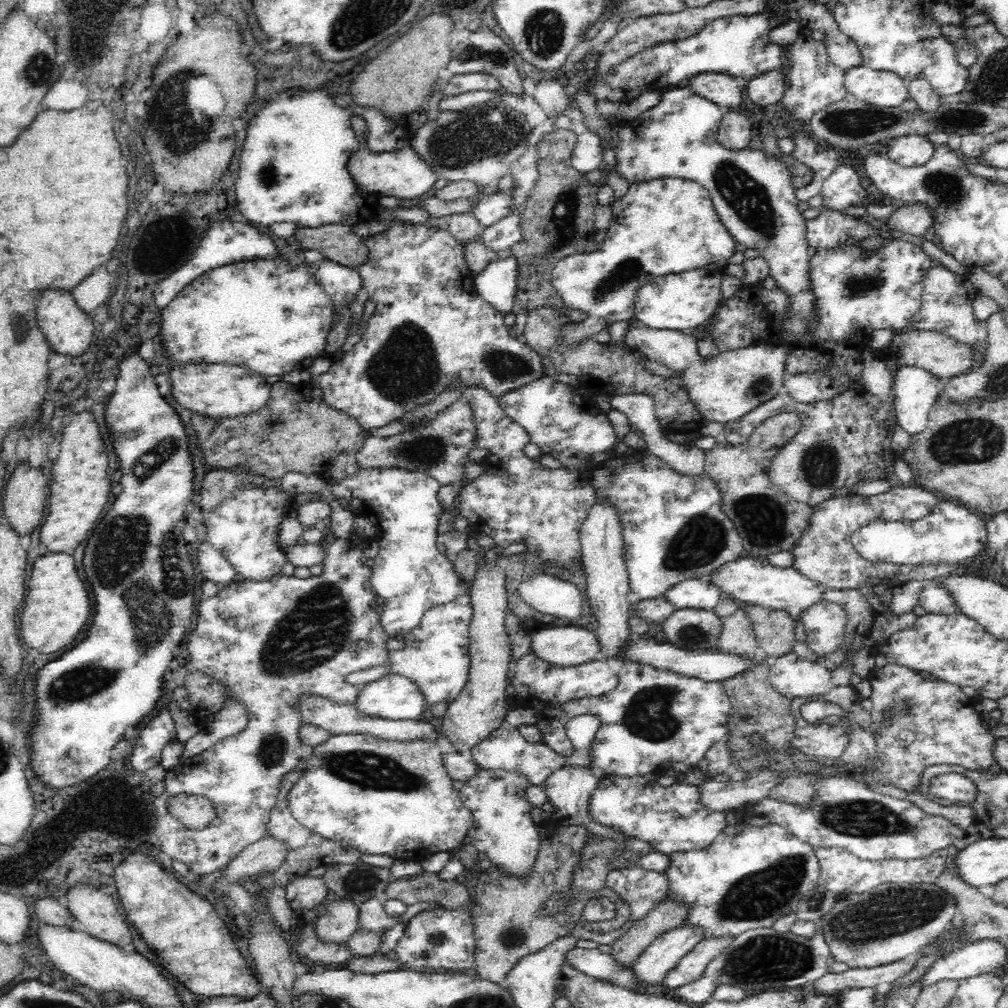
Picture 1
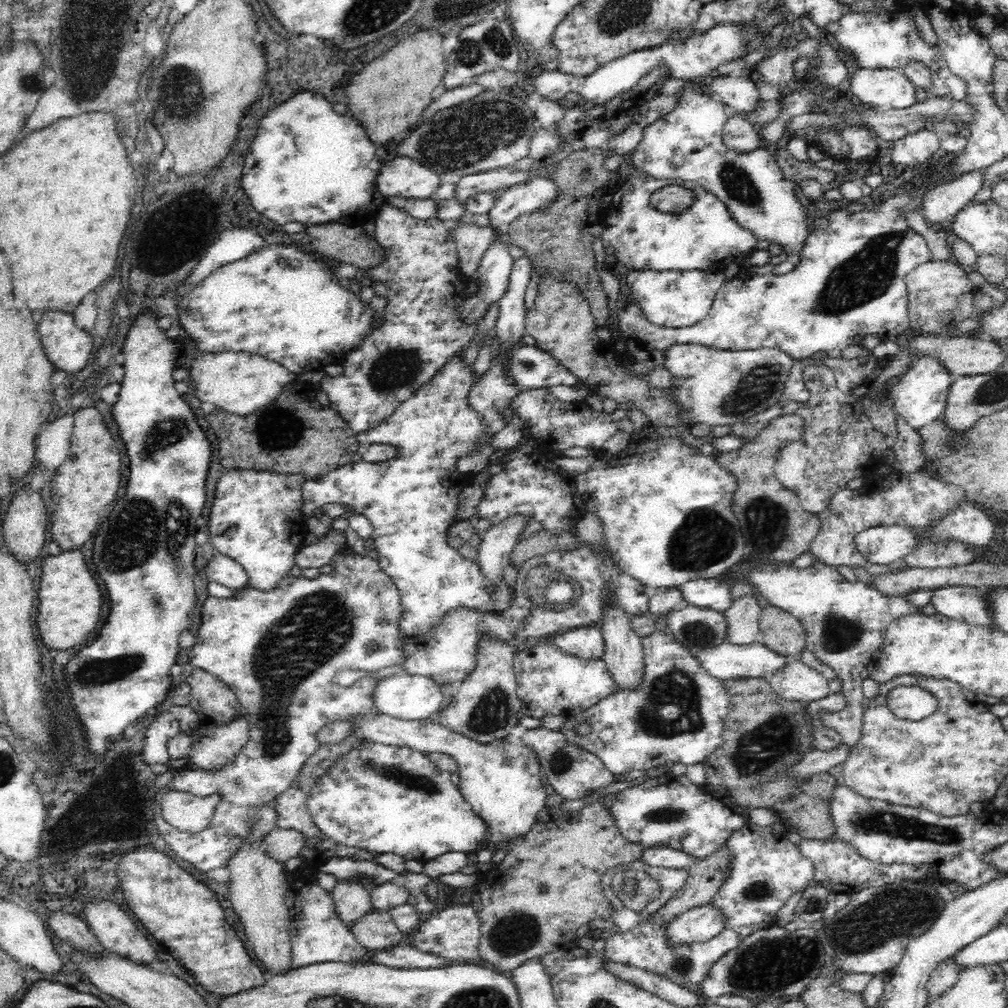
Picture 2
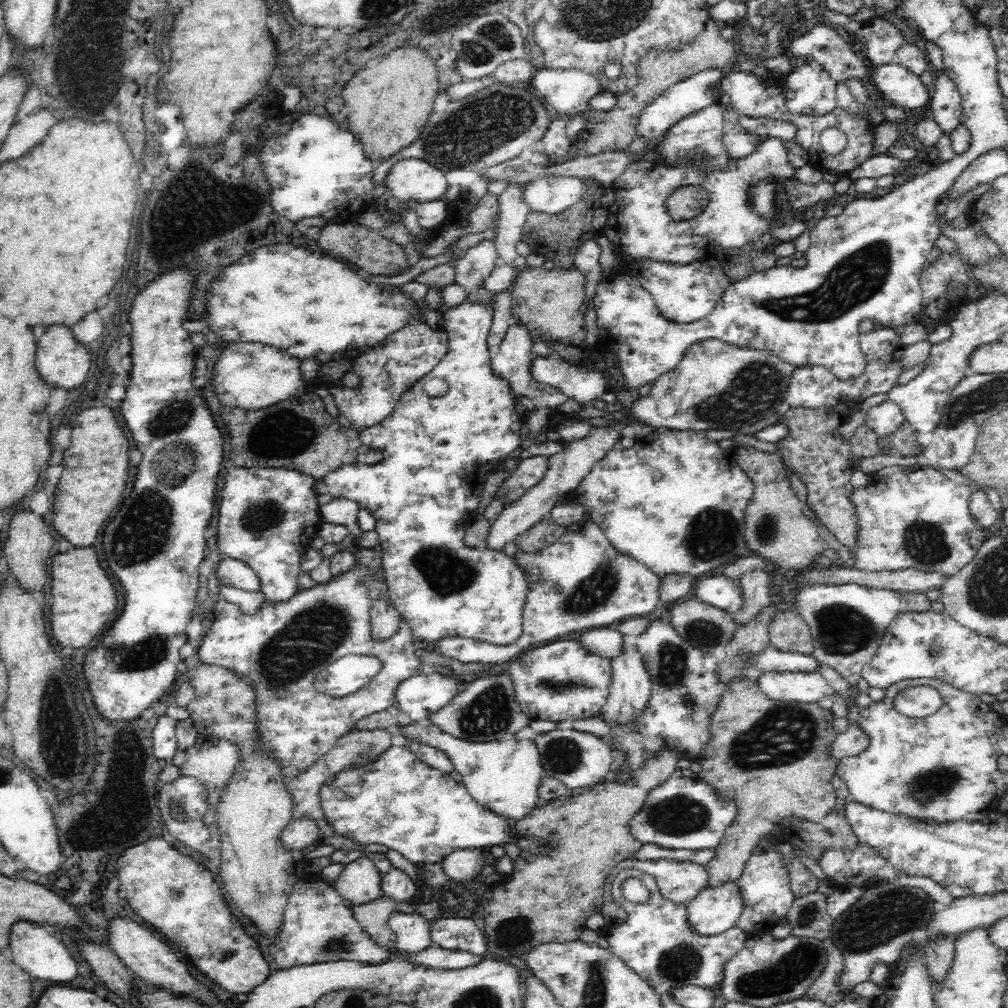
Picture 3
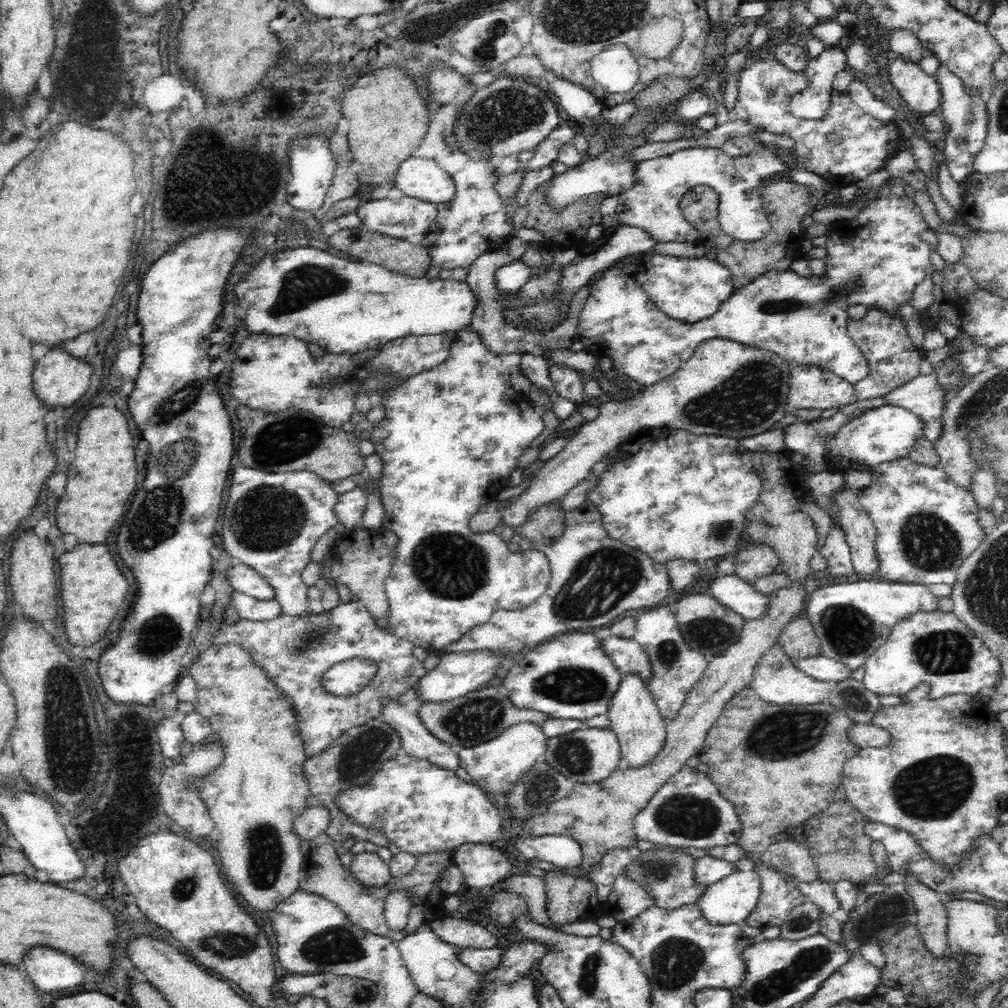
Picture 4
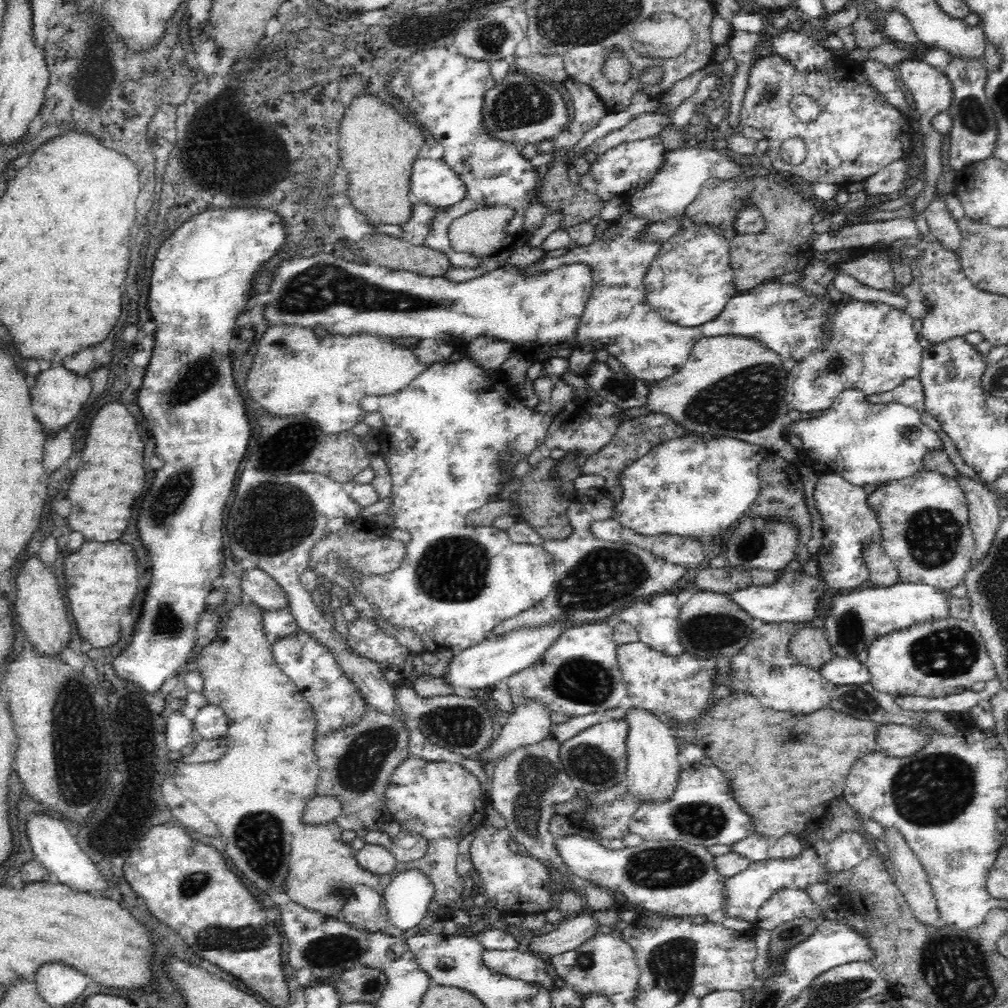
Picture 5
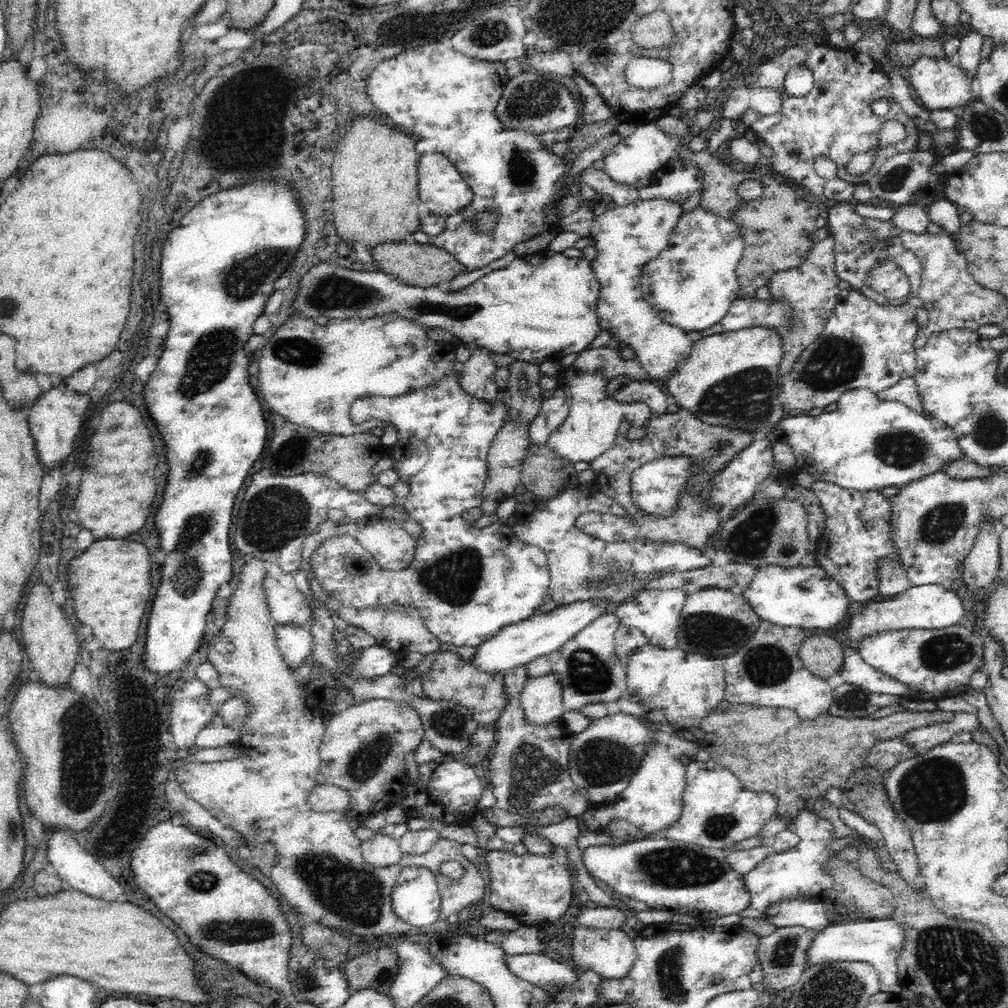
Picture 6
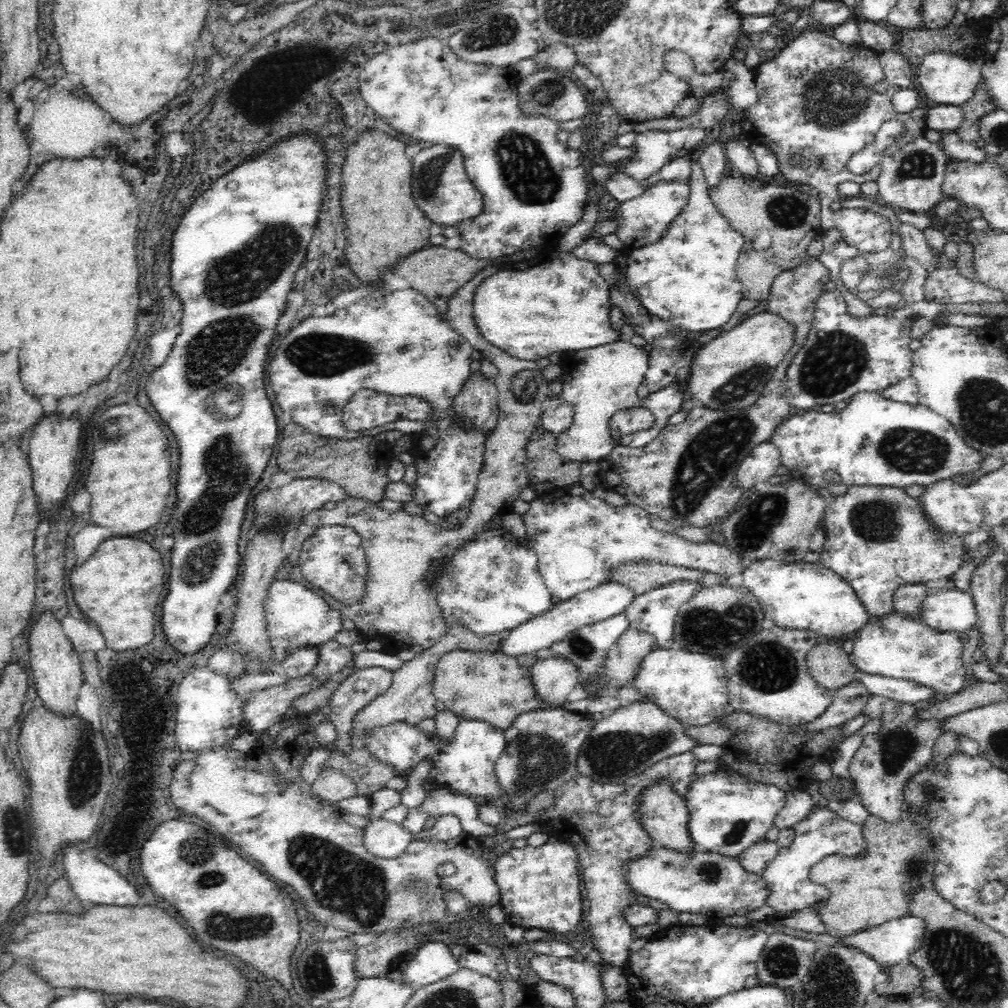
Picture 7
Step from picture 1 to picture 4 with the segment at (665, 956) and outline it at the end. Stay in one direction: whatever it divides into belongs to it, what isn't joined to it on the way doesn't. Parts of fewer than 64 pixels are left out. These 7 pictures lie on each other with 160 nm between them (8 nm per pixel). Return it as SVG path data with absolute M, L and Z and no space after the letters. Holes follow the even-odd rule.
M738 868L731 876L708 885L698 905L712 923L741 925L756 908L760 894L761 873L754 868Z

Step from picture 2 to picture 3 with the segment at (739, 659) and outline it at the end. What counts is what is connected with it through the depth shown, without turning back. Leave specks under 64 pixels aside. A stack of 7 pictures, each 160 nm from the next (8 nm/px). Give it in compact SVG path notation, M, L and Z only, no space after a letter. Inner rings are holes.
M766 648L760 656L756 656L752 666L756 675L762 671L780 671L795 673L820 673L820 661L812 654L800 654L799 652L780 652L774 648Z

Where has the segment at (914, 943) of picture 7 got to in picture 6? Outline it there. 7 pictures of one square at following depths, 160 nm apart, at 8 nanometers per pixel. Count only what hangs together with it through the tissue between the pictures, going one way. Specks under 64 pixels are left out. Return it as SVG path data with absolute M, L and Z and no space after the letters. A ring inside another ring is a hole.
M894 918L832 923L822 932L816 933L814 942L808 950L808 965L835 960L867 962L879 974L881 990L888 994L897 994L904 989L898 976L898 960L904 950L904 942L906 942L906 926Z

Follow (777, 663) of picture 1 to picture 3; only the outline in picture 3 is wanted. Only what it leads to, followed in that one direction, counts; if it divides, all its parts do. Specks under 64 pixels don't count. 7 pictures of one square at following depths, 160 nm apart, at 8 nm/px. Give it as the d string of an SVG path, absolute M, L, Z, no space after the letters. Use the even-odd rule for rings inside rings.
M762 671L754 676L762 694L785 703L817 703L835 690L822 673Z

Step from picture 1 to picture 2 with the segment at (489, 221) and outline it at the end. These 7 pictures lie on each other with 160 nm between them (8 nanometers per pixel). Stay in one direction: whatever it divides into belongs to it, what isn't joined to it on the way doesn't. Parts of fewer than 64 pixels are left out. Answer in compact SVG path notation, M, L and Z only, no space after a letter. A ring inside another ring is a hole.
M537 178L526 184L512 186L498 198L490 210L492 226L510 224L521 214L532 214L552 205L560 198L560 189L552 179Z

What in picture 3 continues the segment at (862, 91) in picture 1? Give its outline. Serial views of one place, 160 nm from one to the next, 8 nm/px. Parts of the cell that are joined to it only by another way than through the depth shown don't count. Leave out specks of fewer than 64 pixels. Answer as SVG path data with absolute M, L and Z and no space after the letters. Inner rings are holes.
M882 64L872 69L870 80L878 97L903 109L927 108L930 104L932 86L922 82L920 75L897 64Z

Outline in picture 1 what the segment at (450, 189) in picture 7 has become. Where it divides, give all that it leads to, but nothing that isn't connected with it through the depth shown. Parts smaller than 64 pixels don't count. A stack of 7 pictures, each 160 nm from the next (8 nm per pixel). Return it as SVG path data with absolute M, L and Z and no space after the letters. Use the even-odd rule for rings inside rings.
M405 142L394 152L374 153L365 146L356 156L352 156L348 170L360 188L378 196L394 196L396 198L418 198L432 190L437 181L437 174L424 162Z

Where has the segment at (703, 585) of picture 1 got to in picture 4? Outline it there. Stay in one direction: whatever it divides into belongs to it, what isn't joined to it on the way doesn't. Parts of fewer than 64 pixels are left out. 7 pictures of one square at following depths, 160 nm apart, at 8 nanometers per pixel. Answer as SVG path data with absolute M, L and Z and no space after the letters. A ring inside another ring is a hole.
M736 574L720 576L716 582L705 585L720 603L747 620L762 620L768 612L769 595L758 592Z

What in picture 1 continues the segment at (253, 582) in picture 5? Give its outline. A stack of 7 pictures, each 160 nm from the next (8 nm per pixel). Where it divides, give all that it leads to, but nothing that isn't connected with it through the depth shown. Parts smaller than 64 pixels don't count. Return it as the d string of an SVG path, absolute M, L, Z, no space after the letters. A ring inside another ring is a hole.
M208 541L198 548L198 564L204 579L211 580L221 586L230 586L239 582L240 576L228 562L223 553L216 550Z

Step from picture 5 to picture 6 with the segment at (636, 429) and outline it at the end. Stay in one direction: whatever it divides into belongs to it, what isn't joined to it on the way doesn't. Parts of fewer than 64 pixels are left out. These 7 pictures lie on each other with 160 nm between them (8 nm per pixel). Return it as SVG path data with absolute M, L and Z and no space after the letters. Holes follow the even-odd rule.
M680 408L675 413L662 414L662 416L652 416L650 422L648 422L648 434L644 436L642 440L638 442L630 442L626 434L620 434L618 431L616 440L612 443L612 446L603 452L600 456L597 456L594 460L591 460L590 468L595 474L595 483L598 488L610 498L618 501L620 505L627 508L631 512L631 517L618 518L617 516L605 515L604 513L584 514L580 515L576 519L576 526L585 534L598 538L599 540L606 541L622 541L622 540L636 540L637 537L642 537L644 540L656 540L656 541L675 541L684 542L692 547L704 551L709 537L712 537L714 532L718 530L720 526L720 520L722 520L721 511L718 505L712 505L711 487L712 480L715 476L718 476L724 468L728 467L728 464L738 456L744 448L750 446L756 437L760 434L756 431L748 431L745 428L734 428L728 425L715 425L708 424L696 415L695 412L690 412L688 409ZM674 456L685 456L689 459L689 463L692 466L692 472L689 472L687 483L683 484L683 487L677 492L675 498L675 505L673 506L671 513L667 515L652 515L650 513L644 513L639 510L638 505L634 497L631 496L631 480L632 474L638 470L638 468L645 467L646 464L654 462L654 460L660 460L662 458L674 458Z

